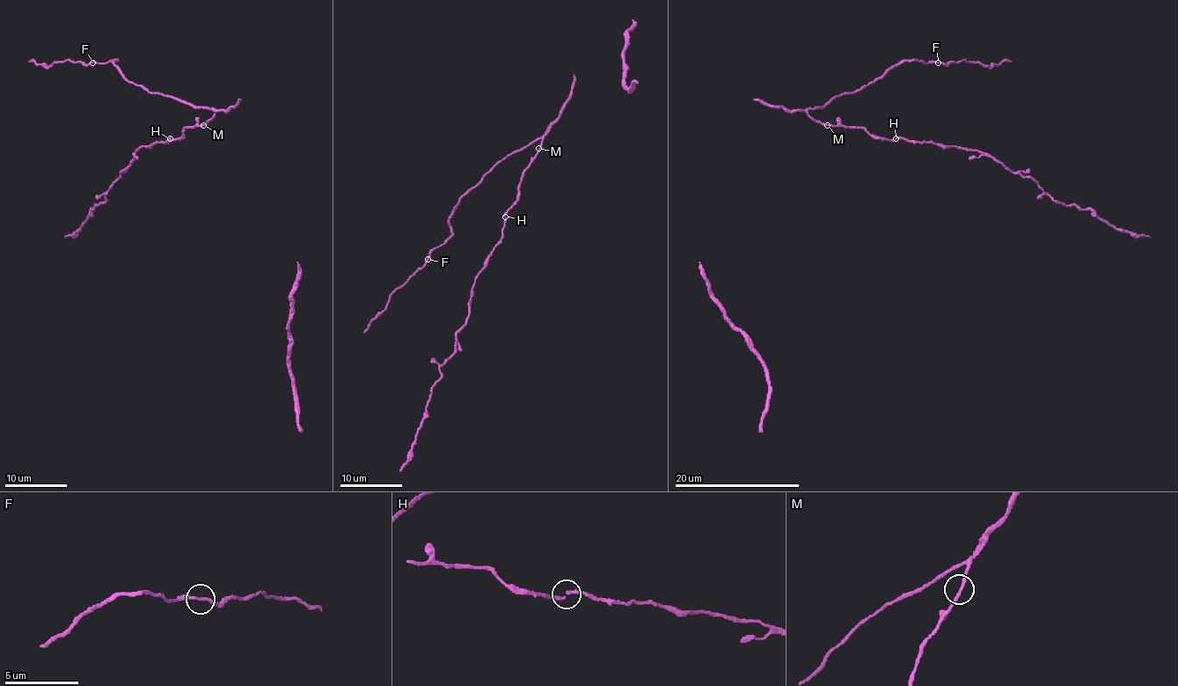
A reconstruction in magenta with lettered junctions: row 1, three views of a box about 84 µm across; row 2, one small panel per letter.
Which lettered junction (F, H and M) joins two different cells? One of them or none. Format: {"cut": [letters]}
{"cut": []}

